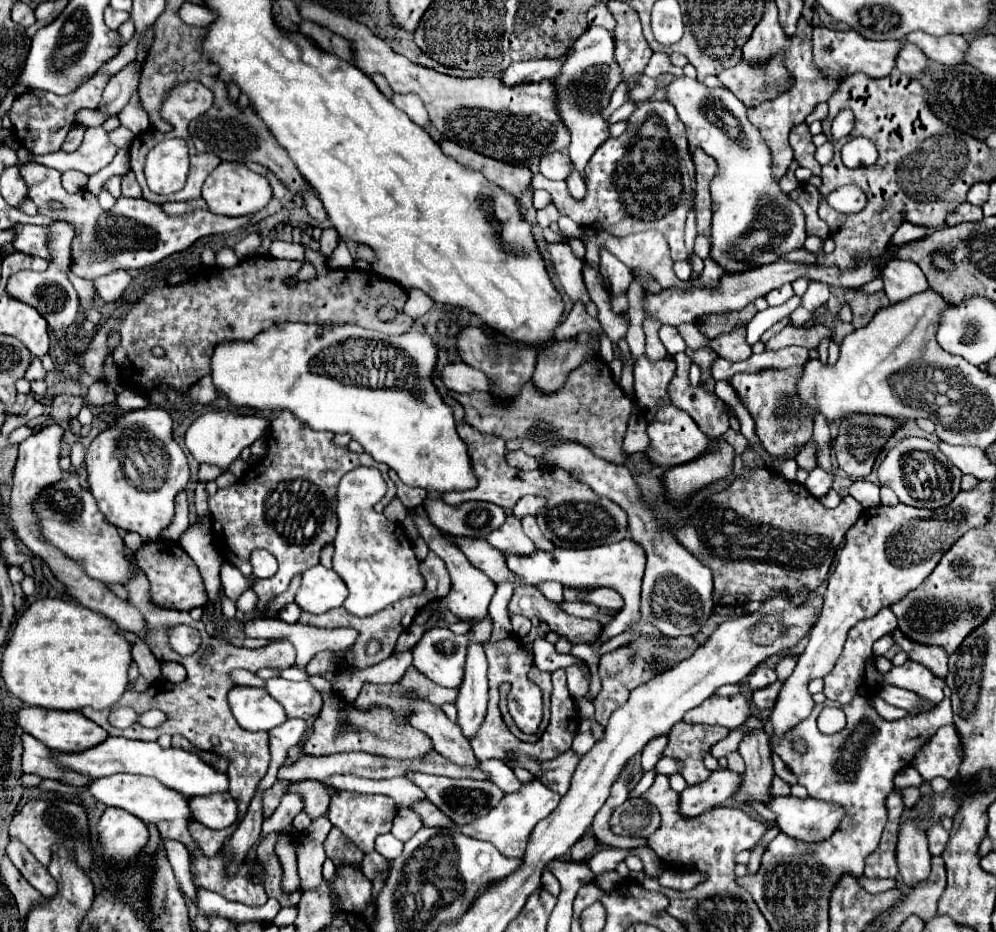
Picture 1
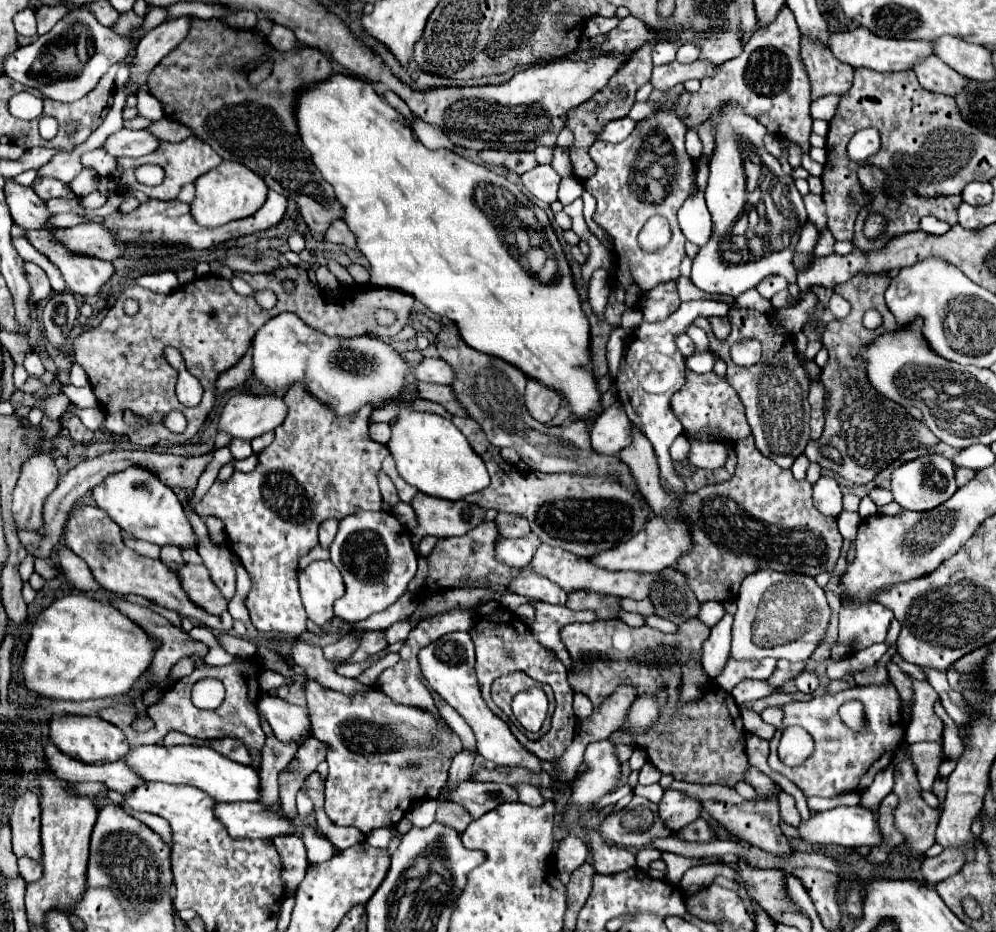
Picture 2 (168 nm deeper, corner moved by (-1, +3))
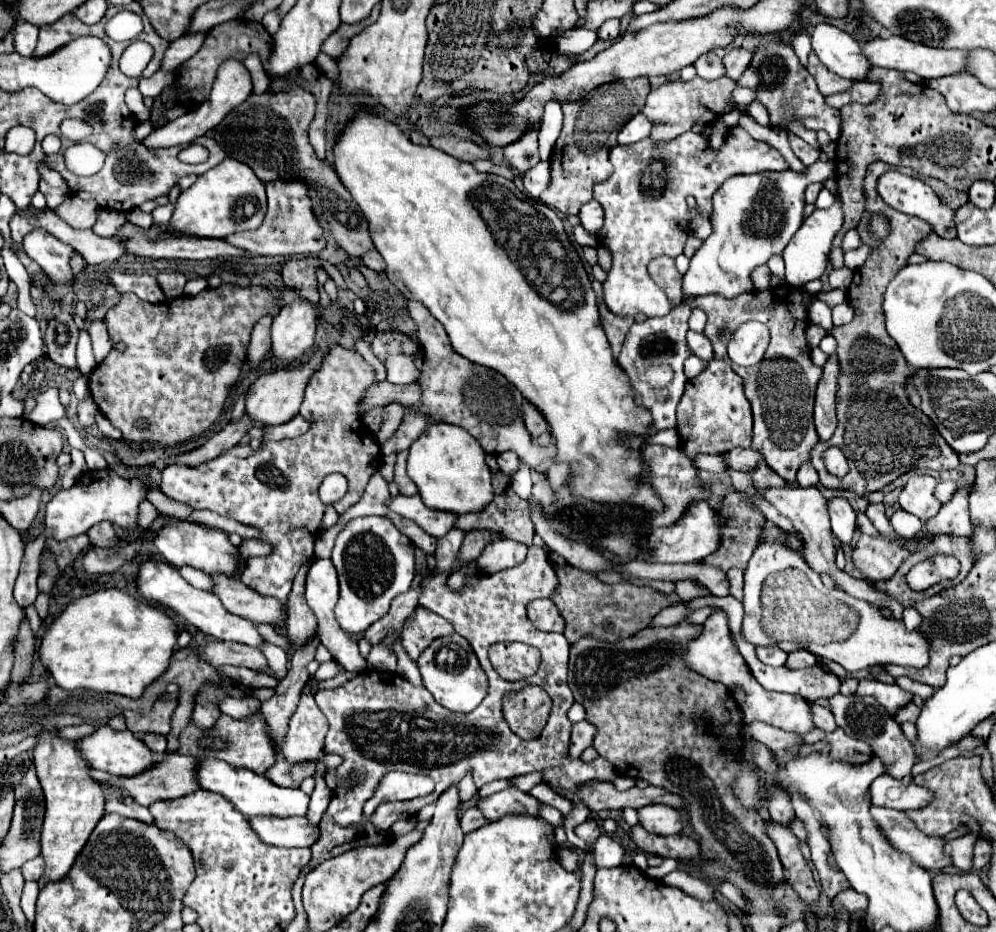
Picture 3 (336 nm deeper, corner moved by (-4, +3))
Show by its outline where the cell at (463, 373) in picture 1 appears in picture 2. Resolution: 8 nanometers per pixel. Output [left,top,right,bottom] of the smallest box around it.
[411,358,451,384]

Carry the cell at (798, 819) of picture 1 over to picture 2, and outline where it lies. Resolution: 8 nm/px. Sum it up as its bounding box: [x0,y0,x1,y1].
[799,806,885,848]

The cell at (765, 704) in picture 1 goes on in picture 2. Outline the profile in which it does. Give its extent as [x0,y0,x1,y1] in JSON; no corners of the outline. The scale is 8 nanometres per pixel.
[767,660,805,686]

